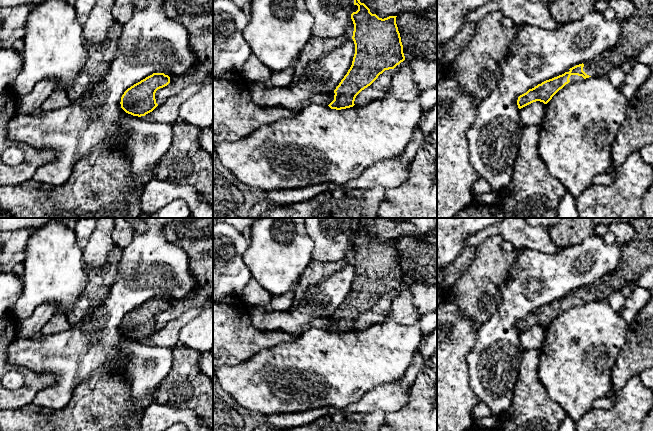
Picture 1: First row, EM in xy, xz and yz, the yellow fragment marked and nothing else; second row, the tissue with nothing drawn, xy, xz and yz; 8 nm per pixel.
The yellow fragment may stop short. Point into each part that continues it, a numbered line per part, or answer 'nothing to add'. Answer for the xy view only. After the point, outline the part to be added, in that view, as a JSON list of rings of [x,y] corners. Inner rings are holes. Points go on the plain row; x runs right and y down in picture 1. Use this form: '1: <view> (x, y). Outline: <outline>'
nothing to add

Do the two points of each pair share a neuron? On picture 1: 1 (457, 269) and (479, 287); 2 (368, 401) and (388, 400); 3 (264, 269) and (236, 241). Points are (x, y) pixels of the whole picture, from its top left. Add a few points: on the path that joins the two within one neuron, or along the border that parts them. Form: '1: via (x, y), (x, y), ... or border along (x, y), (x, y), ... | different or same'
1: border along (474, 252), (474, 257), (469, 265), (447, 289) | different
2: via (373, 401), (383, 400) | same
3: border along (248, 243), (243, 261), (251, 273) | different

